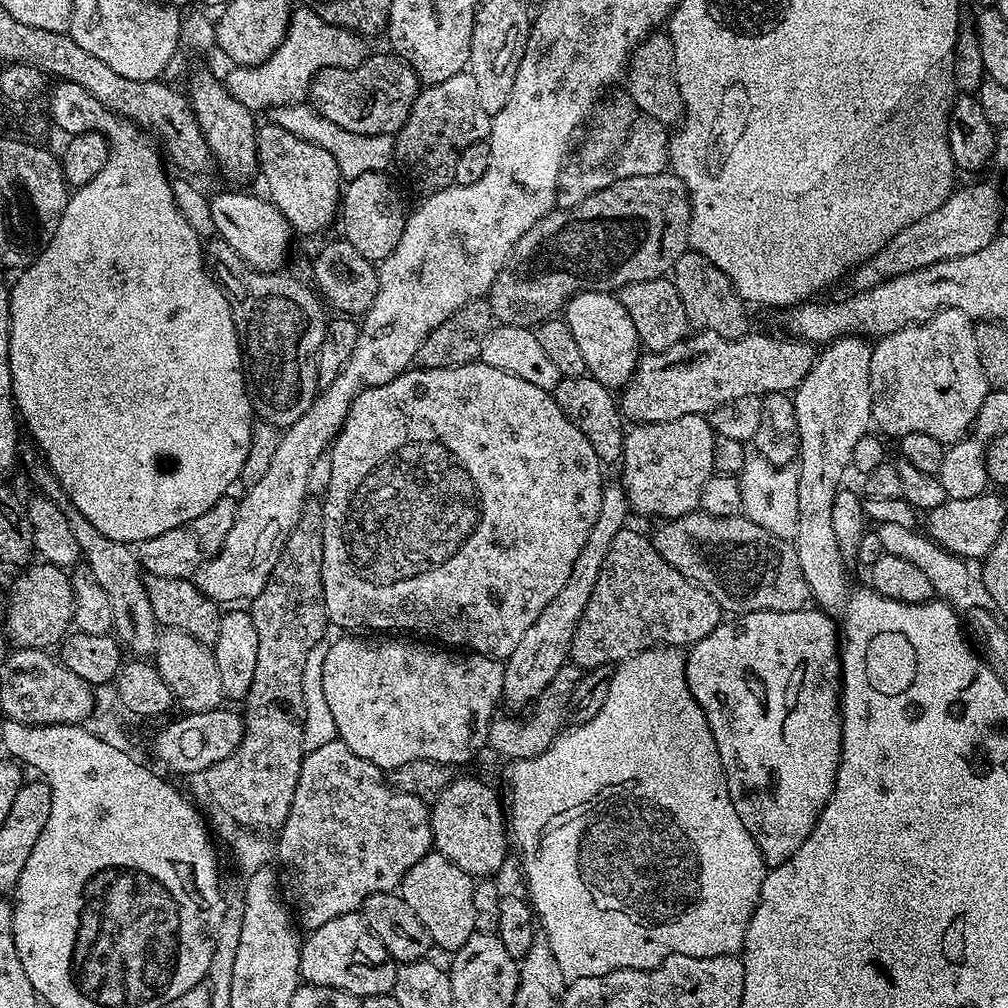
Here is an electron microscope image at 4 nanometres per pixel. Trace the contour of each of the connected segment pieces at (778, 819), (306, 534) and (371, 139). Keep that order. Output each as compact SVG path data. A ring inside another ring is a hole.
M805 606L796 612L745 612L721 622L687 649L684 676L706 714L724 767L726 786L768 866L785 864L806 842L836 785L842 750L838 624L827 611Z
M316 498L305 499L302 514L294 530L290 530L262 594L250 604L258 634L258 654L253 681L242 700L244 737L230 758L210 766L202 774L213 802L234 823L241 824L241 829L257 834L279 833L286 822L306 755L302 674L310 650L325 639L324 631L330 628L322 590L323 525L323 503Z
M299 102L282 105L271 113L271 123L282 126L288 132L300 137L301 140L309 140L311 144L317 144L322 150L326 150L336 160L340 167L340 175L345 181L357 178L364 171L384 172L394 160L394 140L392 136L363 136L354 134L350 130L342 130L334 126L325 116L319 116L316 109L307 103Z

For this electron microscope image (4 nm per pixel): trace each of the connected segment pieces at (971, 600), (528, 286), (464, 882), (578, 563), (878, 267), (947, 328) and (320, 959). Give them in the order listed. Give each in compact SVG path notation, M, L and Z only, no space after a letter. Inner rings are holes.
M882 522L875 525L874 531L878 534L885 553L914 562L914 566L918 566L918 570L922 570L922 574L926 574L933 593L945 604L952 605L953 608L964 614L967 614L972 608L988 608L992 604L983 579L977 573L976 576L972 573L973 565L969 561L955 556L953 552L948 552L940 544L935 544L926 534L910 526L901 526L898 522Z
M675 172L615 180L610 186L590 194L578 206L553 210L518 238L506 258L498 278L486 294L493 317L500 324L532 328L542 320L555 317L578 292L611 292L634 282L659 280L671 273L677 258L689 251L688 231L692 217L692 201Z
M435 850L426 853L410 870L400 883L398 894L418 914L422 926L430 934L437 949L445 948L448 954L454 954L476 931L474 926L474 902L472 901L473 877L459 868L450 858Z
M609 483L602 494L602 504L598 510L598 518L590 530L588 541L578 554L574 562L574 570L570 570L570 578L566 578L566 586L558 590L558 595L554 597L554 602L534 618L534 626L522 634L518 646L514 646L514 654L510 654L508 659L503 661L504 665L504 694L503 703L513 704L514 707L523 709L531 705L533 700L537 700L550 686L550 678L558 674L558 670L563 664L569 663L572 651L572 639L574 630L586 606L588 599L594 588L594 582L598 580L598 574L602 568L602 562L606 554L612 549L612 539L614 534L618 534L620 529L625 527L624 520L630 516L628 507L628 495L624 492L619 483Z
M976 184L973 188L957 187L952 195L946 198L946 202L942 202L942 206L938 206L938 210L934 210L930 214L926 214L922 218L918 218L918 222L914 222L910 226L906 226L894 238L890 238L890 242L884 245L882 250L878 250L876 256L872 256L865 264L857 264L851 269L852 288L857 292L873 288L880 284L882 280L889 280L895 276L902 274L910 274L914 270L922 270L926 266L930 266L934 262L942 262L950 258L958 258L962 254L974 254L974 250L982 250L991 240L995 240L1000 228L1000 192L992 184Z
M941 308L928 320L911 324L889 336L881 336L872 344L869 384L872 387L872 420L888 436L930 434L946 446L969 435L978 410L988 397L990 386L978 362L978 342L974 342L974 321L957 308Z
M359 911L330 918L324 926L311 929L300 945L299 974L303 983L337 988L357 998L389 995L397 967L397 961L378 942Z

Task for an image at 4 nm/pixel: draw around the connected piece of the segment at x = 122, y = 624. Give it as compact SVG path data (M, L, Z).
M35 447L26 448L19 453L19 463L22 468L24 464L24 472L32 479L32 484L36 487L35 491L54 501L62 510L62 514L66 514L66 522L70 522L70 530L74 533L74 542L78 542L83 563L110 600L110 608L113 611L111 631L127 651L128 648L132 651L133 657L151 657L156 651L158 625L154 606L150 606L150 598L146 594L146 576L139 560L136 559L135 551L129 545L118 542L114 538L106 538L102 530L90 526L90 522L86 522L86 518L72 505L70 498L62 490L62 486L56 480L56 475L49 468L43 455Z

